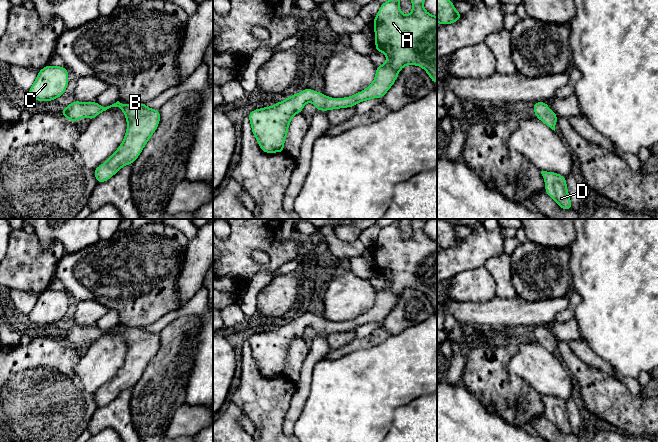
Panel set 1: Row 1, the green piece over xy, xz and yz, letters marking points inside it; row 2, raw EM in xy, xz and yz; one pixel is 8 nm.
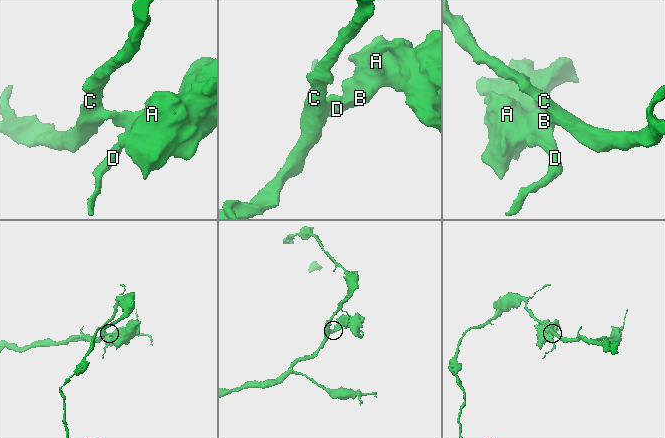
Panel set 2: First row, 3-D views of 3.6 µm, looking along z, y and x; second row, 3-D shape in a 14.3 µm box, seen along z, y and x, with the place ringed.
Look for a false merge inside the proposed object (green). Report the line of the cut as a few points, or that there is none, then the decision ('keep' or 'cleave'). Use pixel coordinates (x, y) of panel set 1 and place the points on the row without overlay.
no cut; keep

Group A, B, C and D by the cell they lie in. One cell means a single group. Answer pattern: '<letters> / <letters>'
A B C D

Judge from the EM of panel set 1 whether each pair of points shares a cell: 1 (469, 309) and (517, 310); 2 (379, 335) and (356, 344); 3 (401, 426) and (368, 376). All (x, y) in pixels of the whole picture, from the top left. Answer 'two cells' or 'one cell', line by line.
1: one cell
2: one cell
3: two cells

